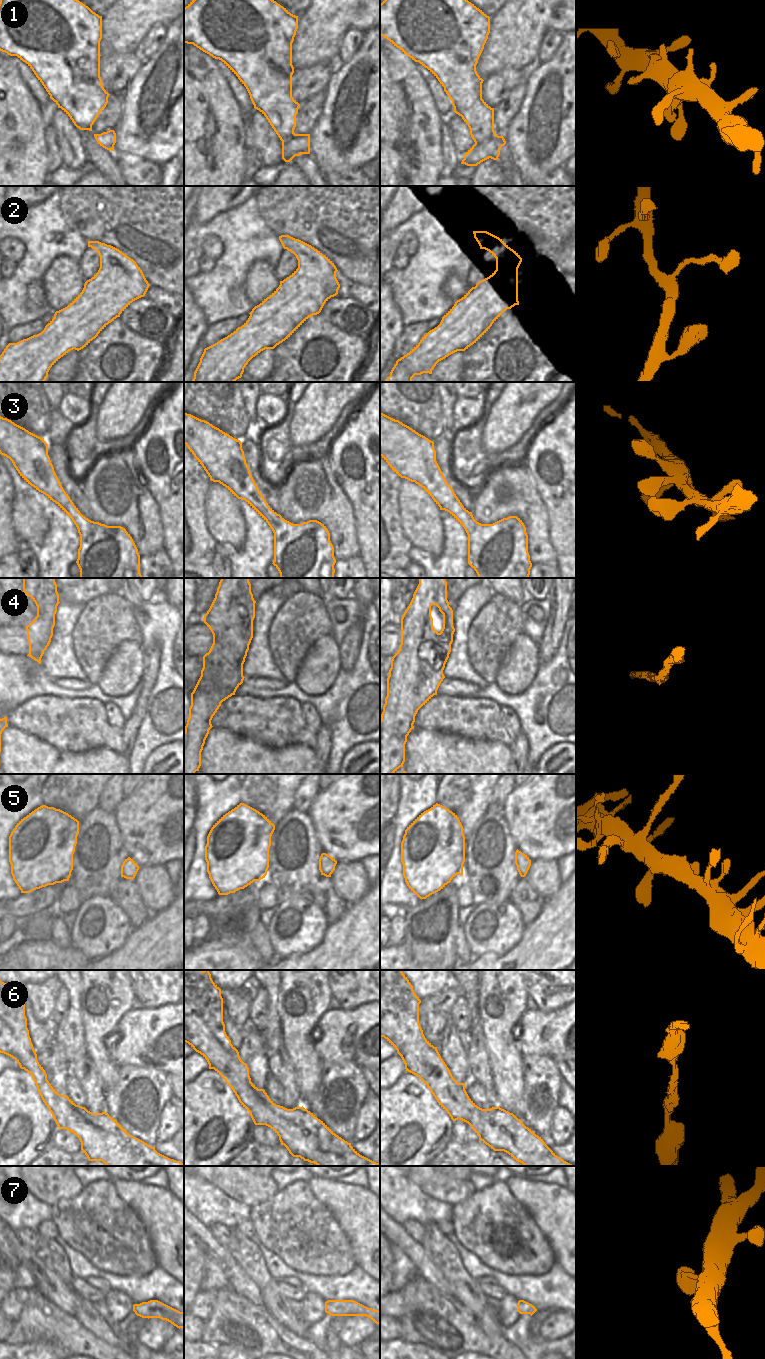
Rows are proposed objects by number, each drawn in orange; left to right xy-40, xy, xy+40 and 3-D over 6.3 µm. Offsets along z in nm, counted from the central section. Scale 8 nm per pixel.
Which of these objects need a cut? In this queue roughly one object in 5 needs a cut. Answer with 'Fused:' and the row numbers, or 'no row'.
Fused: 4

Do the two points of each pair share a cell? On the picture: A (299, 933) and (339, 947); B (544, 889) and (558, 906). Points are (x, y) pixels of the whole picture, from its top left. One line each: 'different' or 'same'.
A: different
B: different

